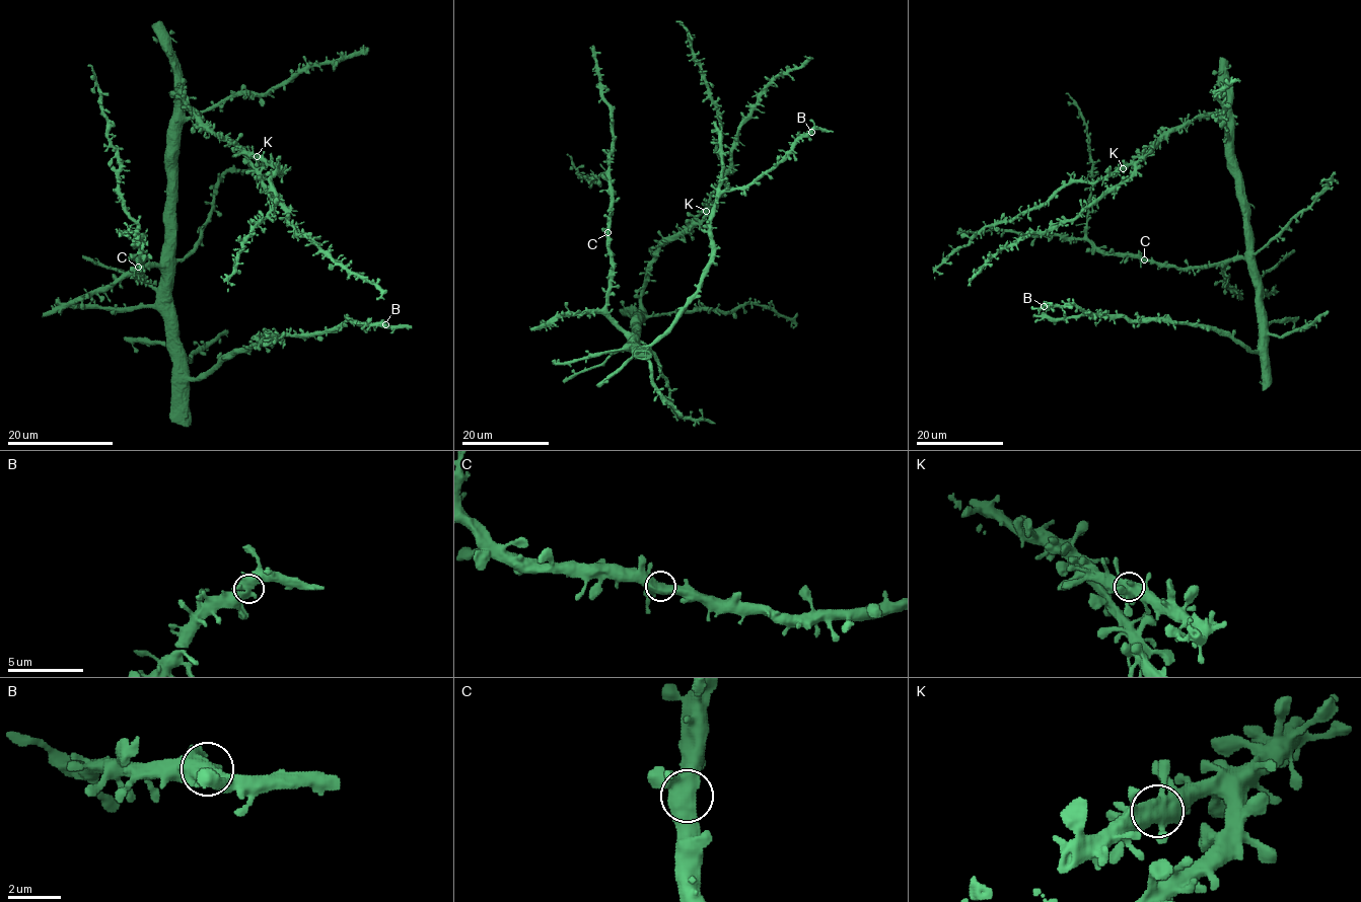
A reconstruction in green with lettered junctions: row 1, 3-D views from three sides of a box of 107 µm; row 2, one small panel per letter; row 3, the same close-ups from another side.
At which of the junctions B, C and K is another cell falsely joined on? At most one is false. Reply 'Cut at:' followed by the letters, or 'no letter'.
Cut at: no letter

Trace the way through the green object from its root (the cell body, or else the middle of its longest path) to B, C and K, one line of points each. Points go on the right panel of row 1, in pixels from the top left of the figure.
B: (1246, 199), (1257, 285), (1256, 351), (1202, 325), (1127, 321), (1087, 313), (1071, 303), (1043, 306)
C: (1246, 199), (1248, 225), (1245, 255), (1235, 255), (1221, 265), (1186, 268), (1161, 267), (1144, 259)
K: (1246, 199), (1234, 154), (1233, 133), (1215, 116), (1199, 116), (1172, 128), (1148, 152), (1123, 168)

